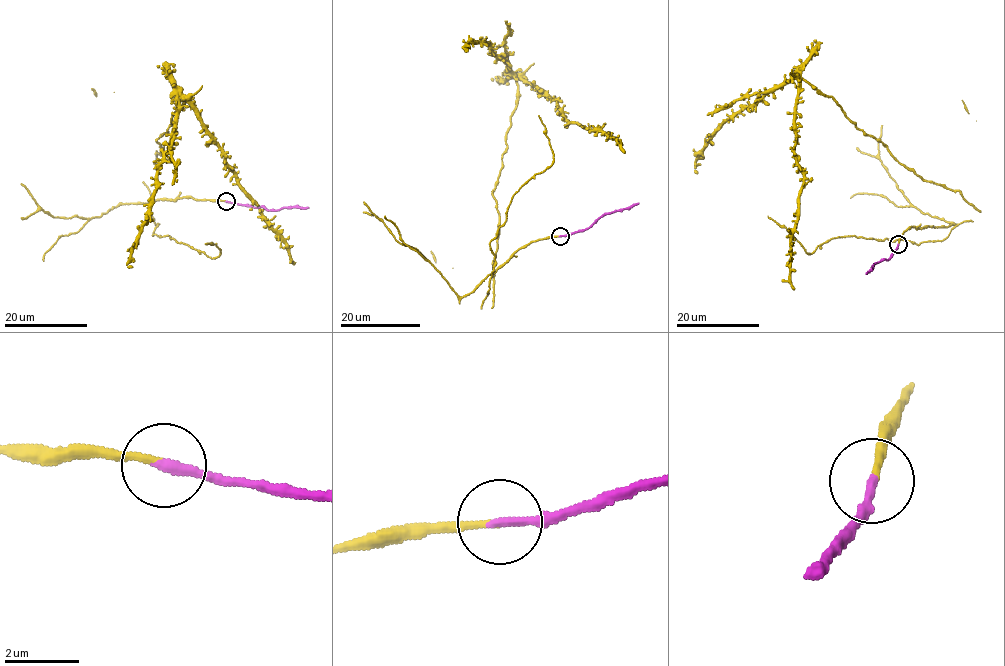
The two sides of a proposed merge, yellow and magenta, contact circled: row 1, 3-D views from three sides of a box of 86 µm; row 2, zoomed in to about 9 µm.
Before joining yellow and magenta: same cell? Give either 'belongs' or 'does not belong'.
belongs

